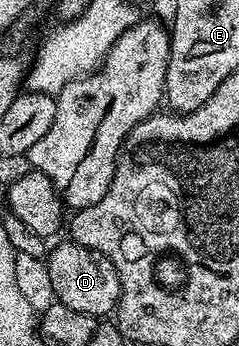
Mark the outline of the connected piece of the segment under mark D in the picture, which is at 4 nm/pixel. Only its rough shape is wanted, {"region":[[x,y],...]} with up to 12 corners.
{"region":[[64,240],[45,259],[55,301],[99,320],[119,304],[104,254]]}

